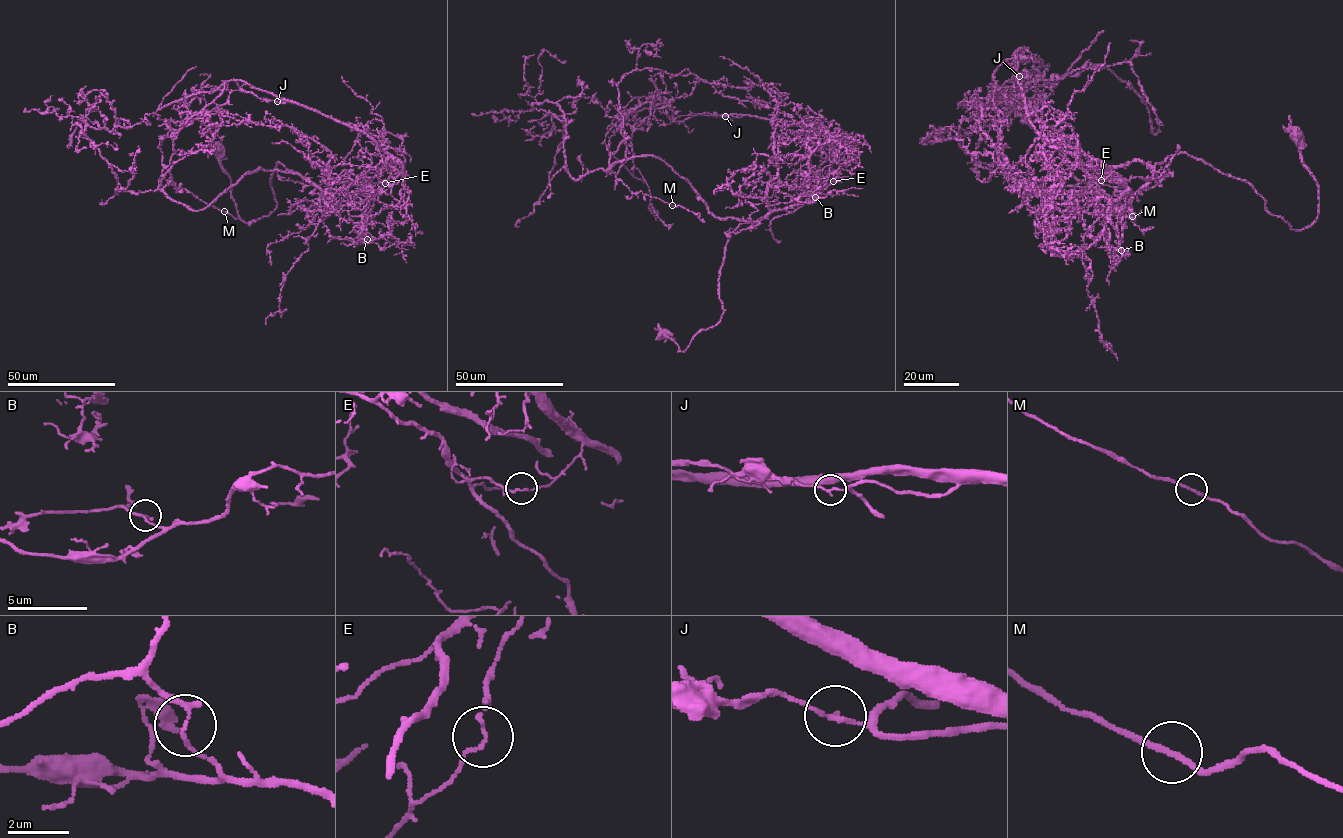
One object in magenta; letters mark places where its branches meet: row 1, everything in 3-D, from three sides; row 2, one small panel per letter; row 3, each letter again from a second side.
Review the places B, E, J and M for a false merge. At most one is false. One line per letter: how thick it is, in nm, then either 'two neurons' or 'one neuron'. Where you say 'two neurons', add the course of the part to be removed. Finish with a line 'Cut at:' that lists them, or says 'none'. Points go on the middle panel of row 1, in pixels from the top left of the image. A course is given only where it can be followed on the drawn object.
B: 140 nm thick; two neurons; foreign part runs (815, 197), (845, 162), (826, 132), (742, 114), (673, 121), (646, 108), (623, 116), (604, 143), (644, 183)
E: 110 nm thick; one neuron
J: 140 nm thick; one neuron
M: 180 nm thick; one neuron
Cut at: B

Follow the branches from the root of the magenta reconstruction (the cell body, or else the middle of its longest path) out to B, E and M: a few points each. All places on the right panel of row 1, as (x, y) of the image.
B: (1298, 135), (1318, 188), (1310, 225), (1292, 229), (1250, 184), (1181, 153), (1110, 205), (1121, 251)
E: (1298, 135), (1319, 194), (1301, 230), (1185, 153), (1138, 192), (1101, 180)
M: (1298, 135), (1319, 194), (1301, 230), (1185, 153), (1111, 166), (1069, 210), (1097, 179), (1132, 216)

